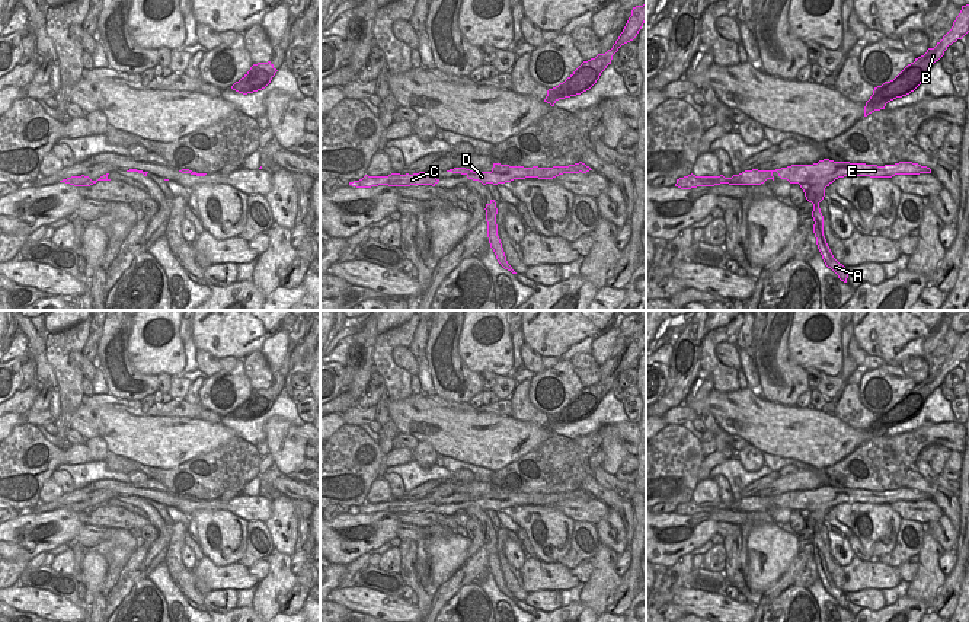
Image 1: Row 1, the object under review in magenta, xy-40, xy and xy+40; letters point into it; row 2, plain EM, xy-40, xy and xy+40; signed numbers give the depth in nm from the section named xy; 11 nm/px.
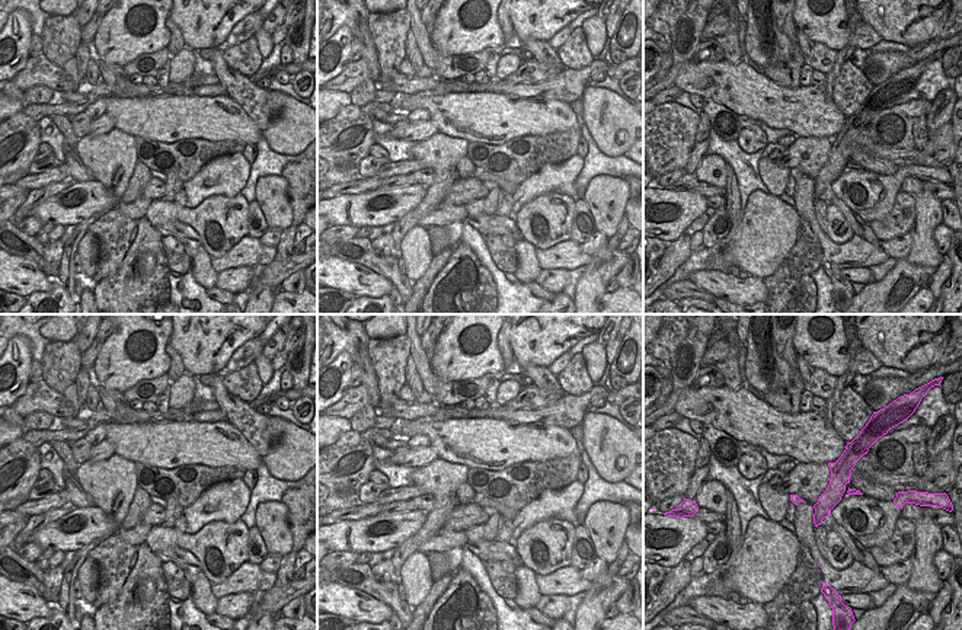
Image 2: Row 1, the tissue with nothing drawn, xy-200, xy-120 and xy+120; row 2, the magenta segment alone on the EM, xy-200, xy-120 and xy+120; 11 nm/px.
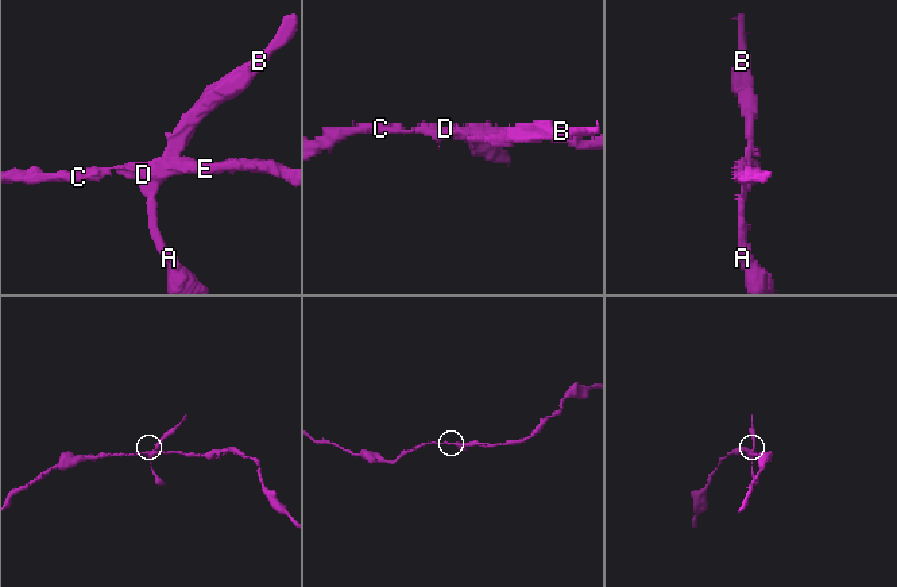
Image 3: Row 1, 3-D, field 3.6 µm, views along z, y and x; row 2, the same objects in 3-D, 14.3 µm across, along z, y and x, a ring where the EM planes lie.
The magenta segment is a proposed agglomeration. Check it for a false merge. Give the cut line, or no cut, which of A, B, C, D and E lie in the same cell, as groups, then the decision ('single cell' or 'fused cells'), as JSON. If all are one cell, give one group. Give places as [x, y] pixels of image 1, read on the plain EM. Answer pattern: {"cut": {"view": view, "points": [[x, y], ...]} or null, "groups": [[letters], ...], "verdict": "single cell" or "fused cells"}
{"cut": {"view": "xy+40", "points": [[831, 507], [816, 507], [805, 519]]}, "groups": [["A", "B"], ["C", "D", "E"]], "verdict": "fused cells"}

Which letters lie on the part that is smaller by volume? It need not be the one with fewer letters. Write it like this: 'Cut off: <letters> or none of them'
Cut off: A, B

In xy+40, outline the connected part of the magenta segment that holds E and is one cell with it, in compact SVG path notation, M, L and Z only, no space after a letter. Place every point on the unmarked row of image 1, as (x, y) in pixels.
M829 485L819 487L813 491L791 491L775 497L745 497L732 504L720 503L695 503L688 501L677 505L675 513L681 516L691 516L697 513L714 513L720 510L729 511L761 511L767 505L773 505L777 498L781 505L790 510L799 510L803 519L808 519L816 508L834 508L838 504L870 503L870 504L892 504L895 501L920 501L931 500L931 495L912 488L899 488L895 491L866 491L850 488L834 488Z

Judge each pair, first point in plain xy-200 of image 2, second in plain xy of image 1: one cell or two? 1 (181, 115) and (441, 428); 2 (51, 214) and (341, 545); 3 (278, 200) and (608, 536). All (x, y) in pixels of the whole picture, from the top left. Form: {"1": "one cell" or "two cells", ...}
{"1": "one cell", "2": "one cell", "3": "one cell"}

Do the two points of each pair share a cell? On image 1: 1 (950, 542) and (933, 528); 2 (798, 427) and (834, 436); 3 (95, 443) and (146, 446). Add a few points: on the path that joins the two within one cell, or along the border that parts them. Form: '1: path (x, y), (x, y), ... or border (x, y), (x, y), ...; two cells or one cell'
1: path (946, 539), (937, 530); one cell
2: path (806, 434), (825, 436); one cell
3: border (88, 439), (101, 437), (109, 450); two cells

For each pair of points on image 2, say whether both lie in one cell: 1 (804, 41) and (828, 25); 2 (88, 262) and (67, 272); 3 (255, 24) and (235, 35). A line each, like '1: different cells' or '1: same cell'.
1: different cells
2: different cells
3: same cell

